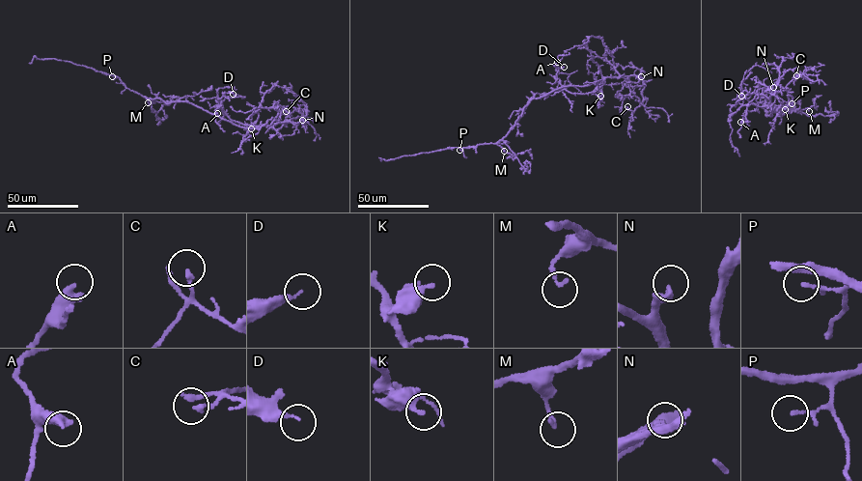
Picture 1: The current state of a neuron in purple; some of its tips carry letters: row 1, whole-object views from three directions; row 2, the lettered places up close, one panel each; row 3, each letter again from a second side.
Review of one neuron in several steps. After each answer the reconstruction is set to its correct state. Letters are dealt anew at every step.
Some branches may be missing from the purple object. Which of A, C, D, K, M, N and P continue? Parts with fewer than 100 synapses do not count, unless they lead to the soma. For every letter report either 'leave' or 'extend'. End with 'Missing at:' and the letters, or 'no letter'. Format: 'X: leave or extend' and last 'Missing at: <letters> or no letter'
A: leave
C: leave
D: leave
K: leave
M: leave
N: extend
P: leave
Missing at: N

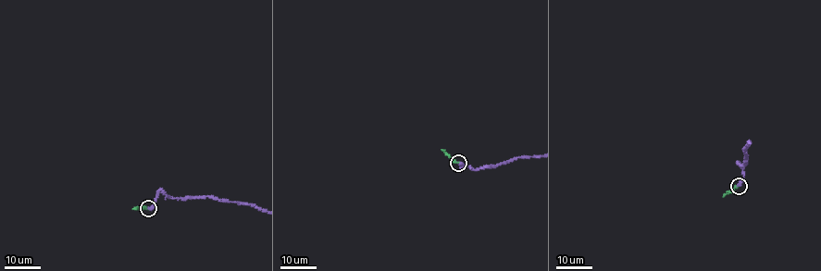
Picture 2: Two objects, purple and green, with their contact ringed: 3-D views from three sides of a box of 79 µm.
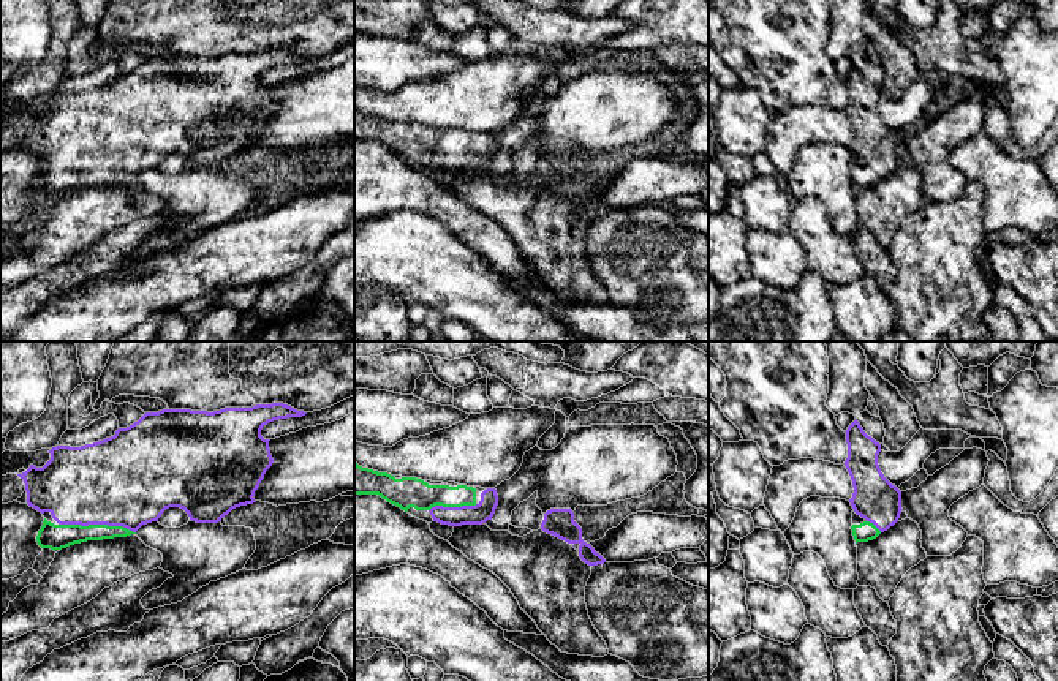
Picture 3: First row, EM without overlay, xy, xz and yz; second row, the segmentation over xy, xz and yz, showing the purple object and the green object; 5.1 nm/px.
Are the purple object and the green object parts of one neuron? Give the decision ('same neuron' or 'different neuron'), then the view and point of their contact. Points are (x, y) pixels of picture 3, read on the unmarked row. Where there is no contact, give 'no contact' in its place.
same neuron | xy (97, 169)

